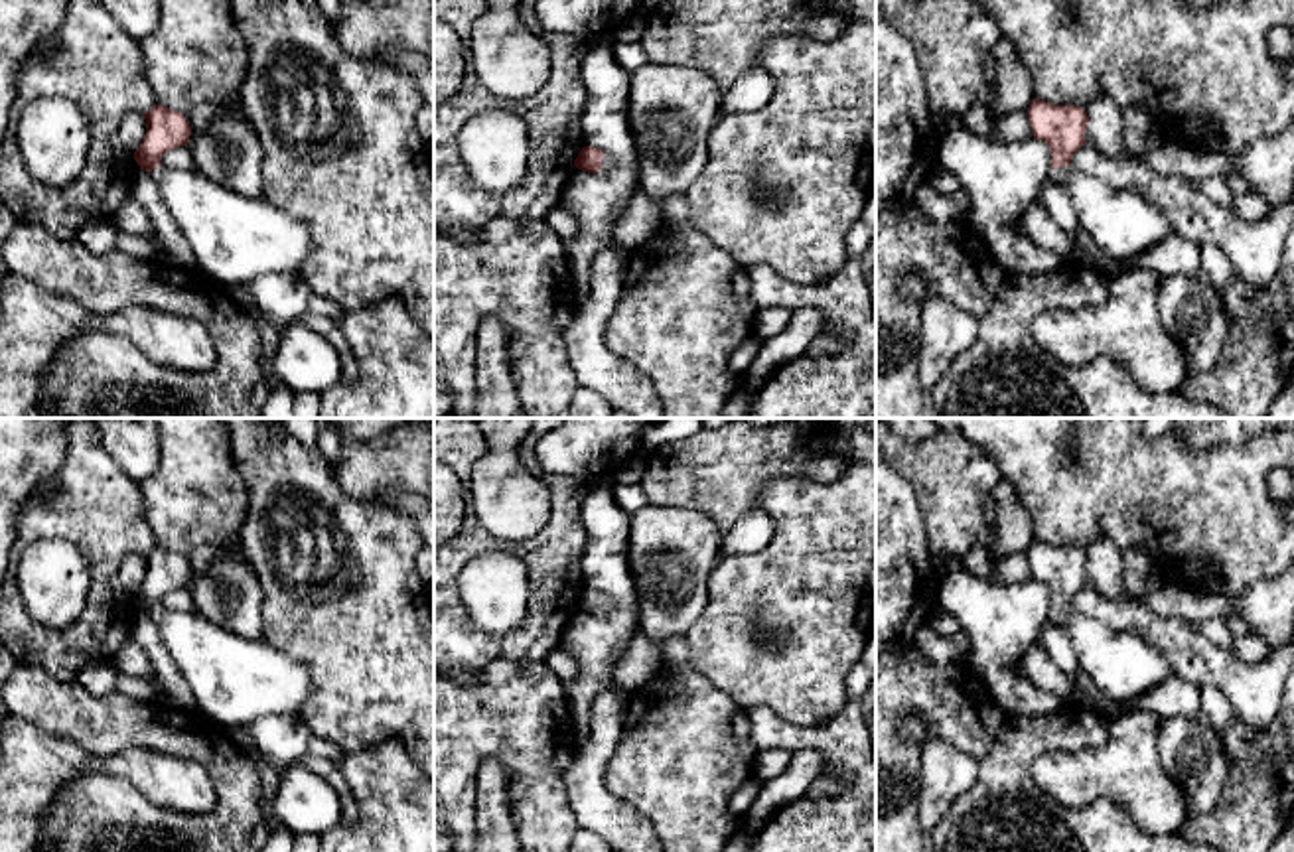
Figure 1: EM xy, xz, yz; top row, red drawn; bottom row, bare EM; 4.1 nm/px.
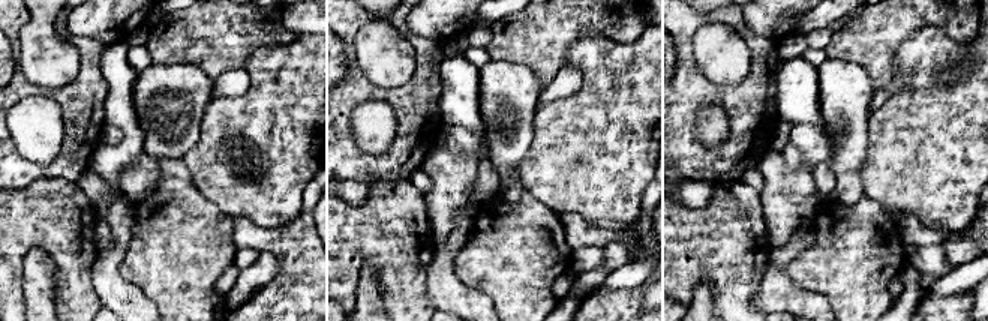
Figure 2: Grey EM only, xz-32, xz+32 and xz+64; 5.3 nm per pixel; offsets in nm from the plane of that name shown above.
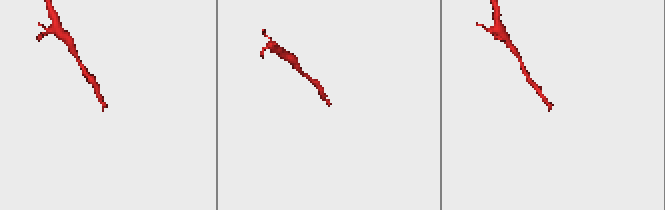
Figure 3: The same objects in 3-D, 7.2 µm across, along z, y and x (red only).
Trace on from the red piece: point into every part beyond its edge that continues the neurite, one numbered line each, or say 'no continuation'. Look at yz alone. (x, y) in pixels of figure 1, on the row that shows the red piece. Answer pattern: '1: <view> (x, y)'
1: yz (1121, 223)

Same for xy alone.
1: xy (235, 239)

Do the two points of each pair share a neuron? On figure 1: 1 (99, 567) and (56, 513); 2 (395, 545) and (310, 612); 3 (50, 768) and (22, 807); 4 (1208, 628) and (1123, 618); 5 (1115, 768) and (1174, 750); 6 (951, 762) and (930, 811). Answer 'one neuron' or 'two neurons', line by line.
1: one neuron
2: one neuron
3: one neuron
4: two neurons
5: two neurons
6: one neuron

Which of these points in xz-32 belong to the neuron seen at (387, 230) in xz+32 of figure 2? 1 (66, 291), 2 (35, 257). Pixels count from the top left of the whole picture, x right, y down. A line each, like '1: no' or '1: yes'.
1: yes
2: no

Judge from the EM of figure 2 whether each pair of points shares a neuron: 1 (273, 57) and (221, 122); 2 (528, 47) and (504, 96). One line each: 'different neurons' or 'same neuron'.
1: same neuron
2: different neurons

